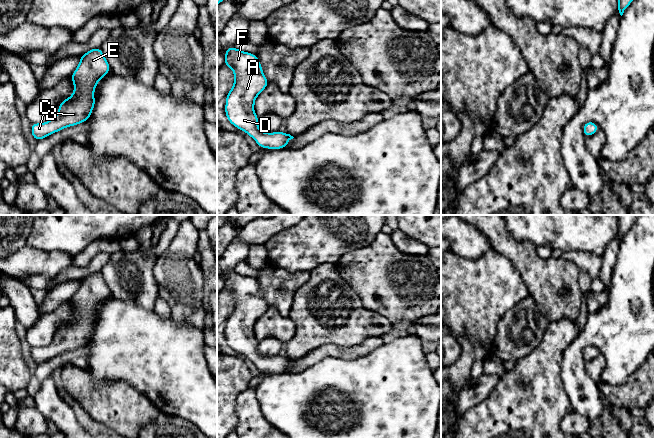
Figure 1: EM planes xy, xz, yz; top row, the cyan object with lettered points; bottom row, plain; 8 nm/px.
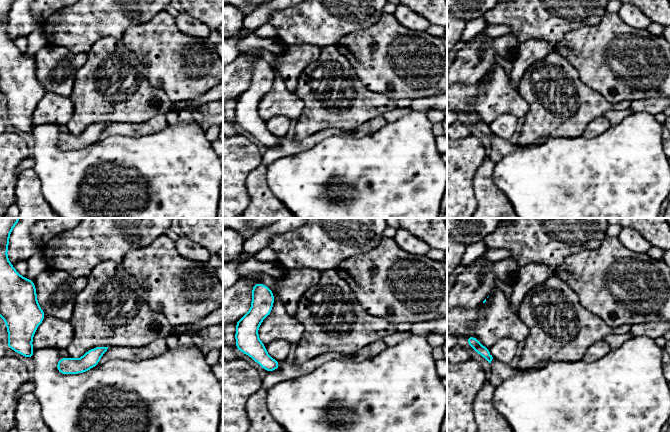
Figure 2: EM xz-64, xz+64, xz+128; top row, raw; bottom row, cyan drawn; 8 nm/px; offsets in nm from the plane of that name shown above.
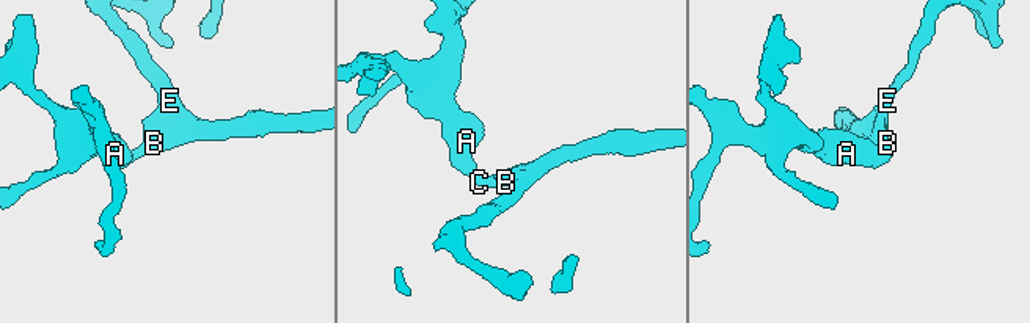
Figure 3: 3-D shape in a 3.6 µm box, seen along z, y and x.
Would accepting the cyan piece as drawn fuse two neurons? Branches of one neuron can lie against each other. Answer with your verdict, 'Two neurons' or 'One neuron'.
One neuron

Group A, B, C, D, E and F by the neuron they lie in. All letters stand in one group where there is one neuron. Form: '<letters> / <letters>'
A B C D E F

